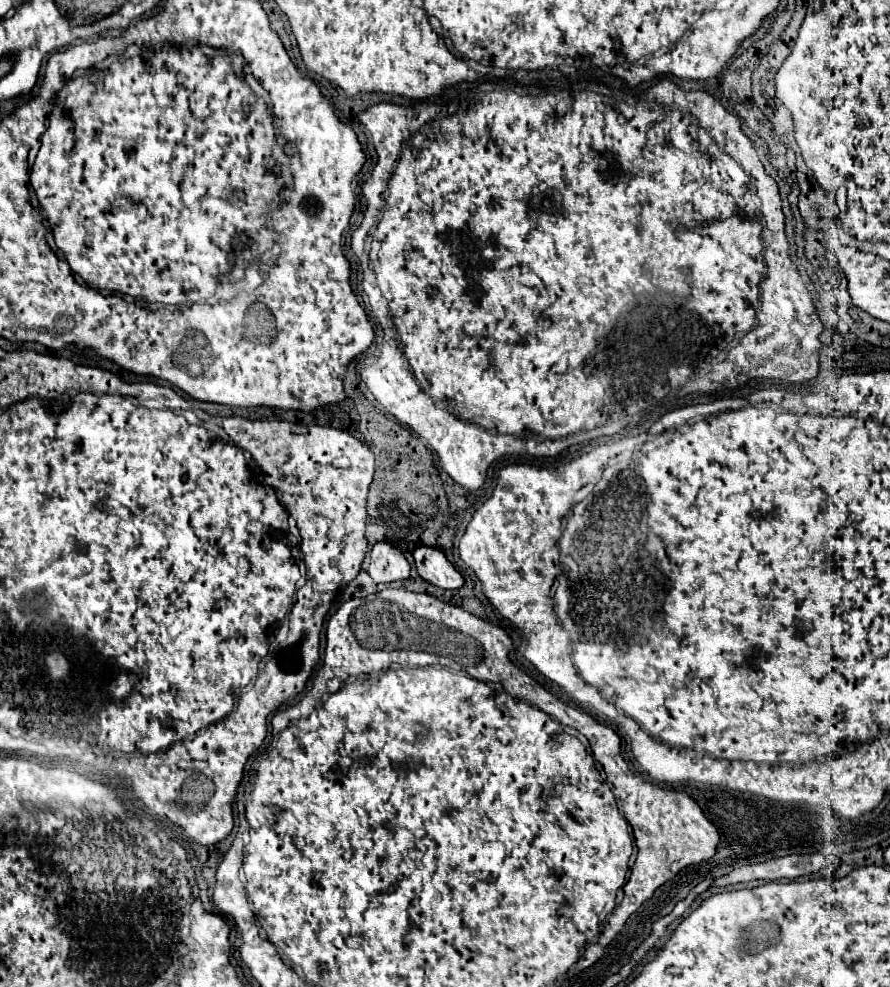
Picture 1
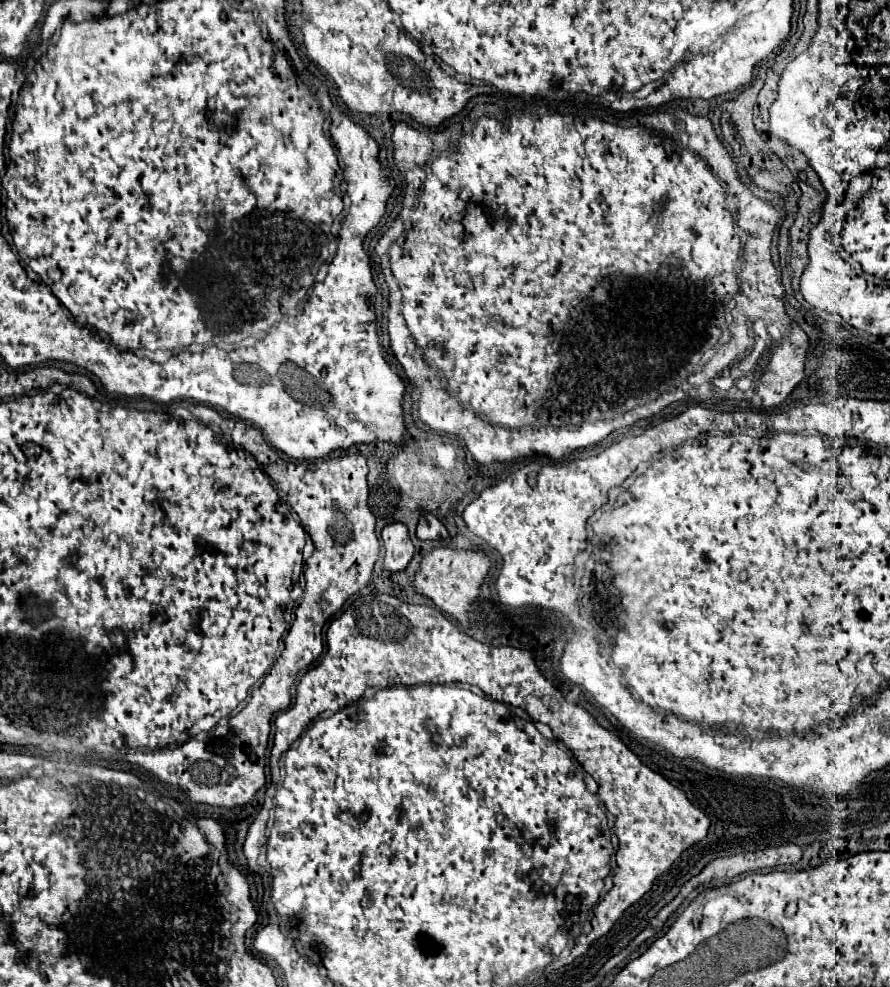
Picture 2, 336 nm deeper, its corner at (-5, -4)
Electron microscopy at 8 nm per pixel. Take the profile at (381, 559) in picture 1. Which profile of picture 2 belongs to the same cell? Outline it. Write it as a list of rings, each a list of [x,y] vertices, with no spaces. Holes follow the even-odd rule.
[[[392,523],[382,529],[382,541],[386,547],[384,567],[390,573],[406,569],[414,555],[414,545],[408,537],[408,529],[402,523]]]

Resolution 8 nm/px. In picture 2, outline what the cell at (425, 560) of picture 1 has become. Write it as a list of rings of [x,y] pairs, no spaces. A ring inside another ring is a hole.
[[[426,513],[426,515],[420,517],[418,529],[416,529],[416,537],[420,541],[440,541],[440,539],[448,541],[450,539],[446,527],[434,515],[430,515],[430,513]]]

